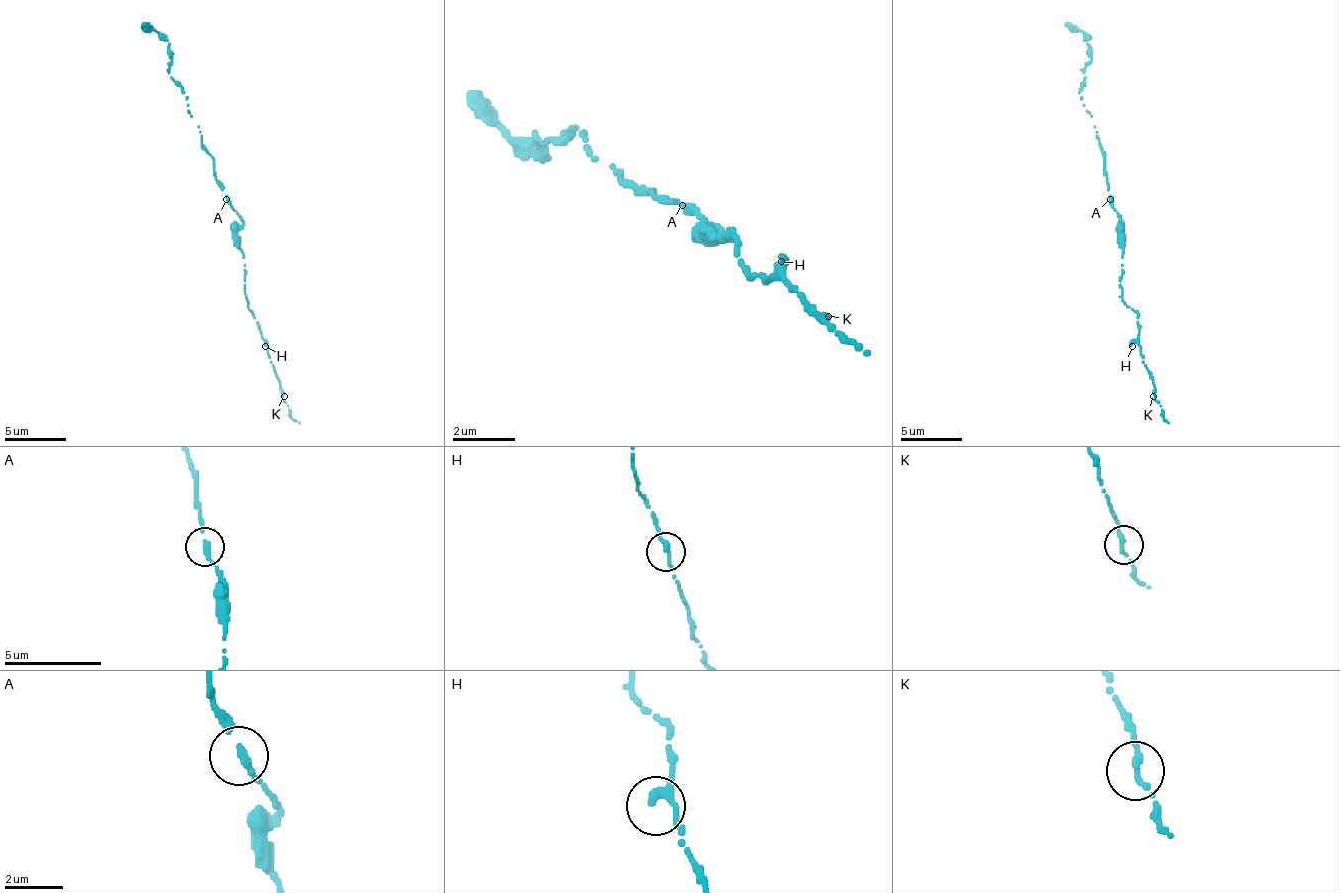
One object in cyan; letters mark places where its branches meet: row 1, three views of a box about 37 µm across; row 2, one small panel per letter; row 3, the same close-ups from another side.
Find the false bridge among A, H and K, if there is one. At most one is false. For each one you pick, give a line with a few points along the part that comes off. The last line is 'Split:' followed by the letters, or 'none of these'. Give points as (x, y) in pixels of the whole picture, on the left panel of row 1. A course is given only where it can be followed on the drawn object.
Split: none of these

